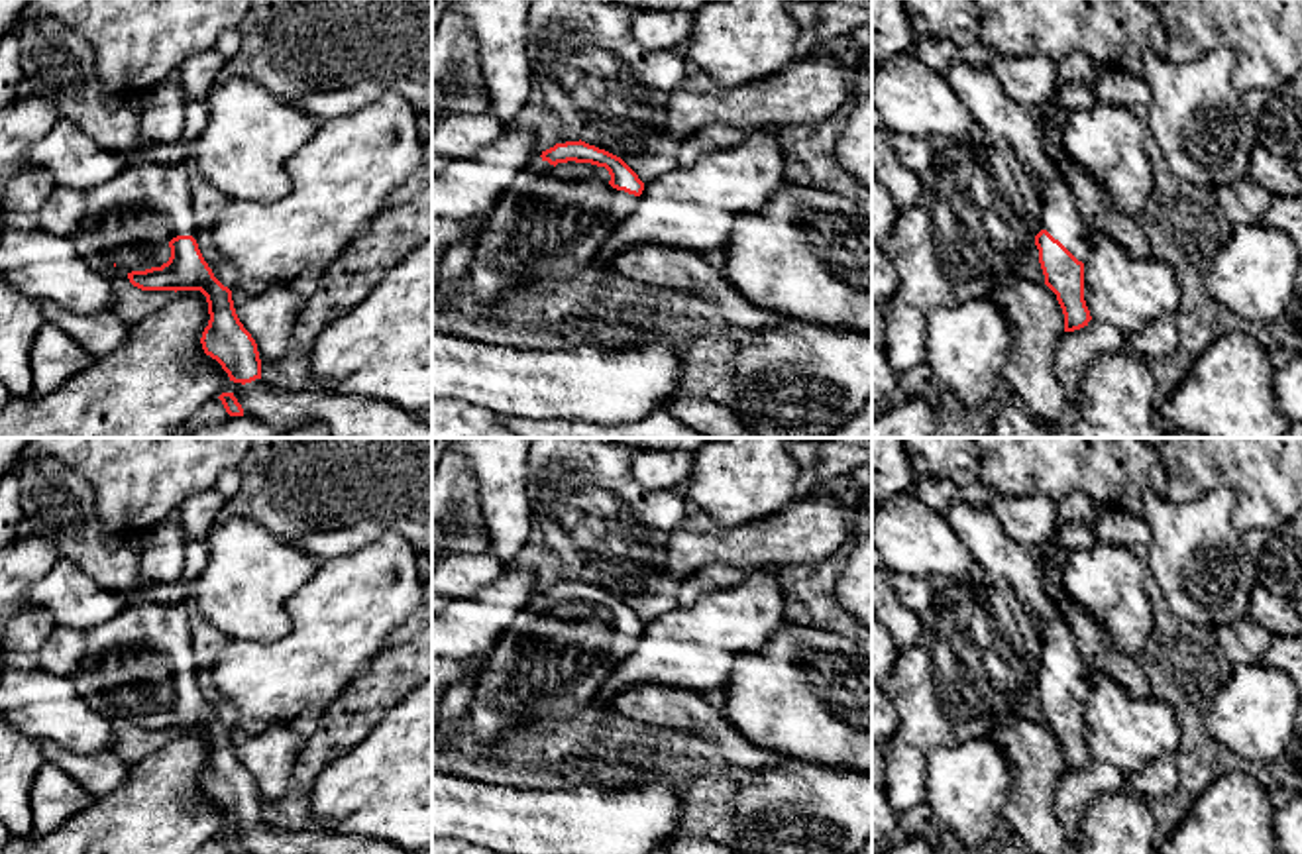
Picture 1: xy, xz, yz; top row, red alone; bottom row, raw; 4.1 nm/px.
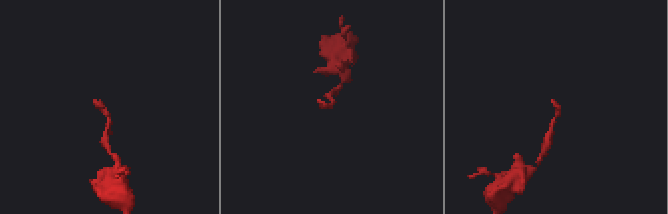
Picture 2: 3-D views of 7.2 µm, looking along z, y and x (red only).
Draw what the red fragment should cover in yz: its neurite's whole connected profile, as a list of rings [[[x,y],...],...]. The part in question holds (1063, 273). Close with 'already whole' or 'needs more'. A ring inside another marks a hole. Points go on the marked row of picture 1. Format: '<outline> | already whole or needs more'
[[[1047,230],[1035,236],[1035,245],[1039,249],[1045,285],[1057,294],[1062,308],[1064,332],[1088,326],[1092,316],[1084,300],[1084,263]]] | already whole

